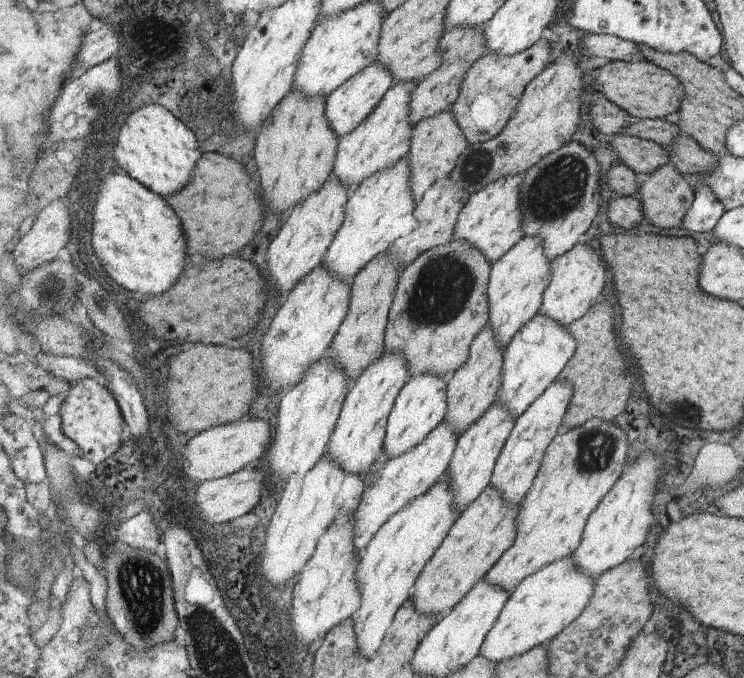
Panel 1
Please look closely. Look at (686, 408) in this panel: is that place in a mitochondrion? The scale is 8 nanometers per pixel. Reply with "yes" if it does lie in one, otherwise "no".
yes

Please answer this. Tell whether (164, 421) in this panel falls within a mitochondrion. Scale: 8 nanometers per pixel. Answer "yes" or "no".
no

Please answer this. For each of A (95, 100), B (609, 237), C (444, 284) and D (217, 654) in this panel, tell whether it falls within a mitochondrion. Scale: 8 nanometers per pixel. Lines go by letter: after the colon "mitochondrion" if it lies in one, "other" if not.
A: mitochondrion
B: other
C: mitochondrion
D: mitochondrion

